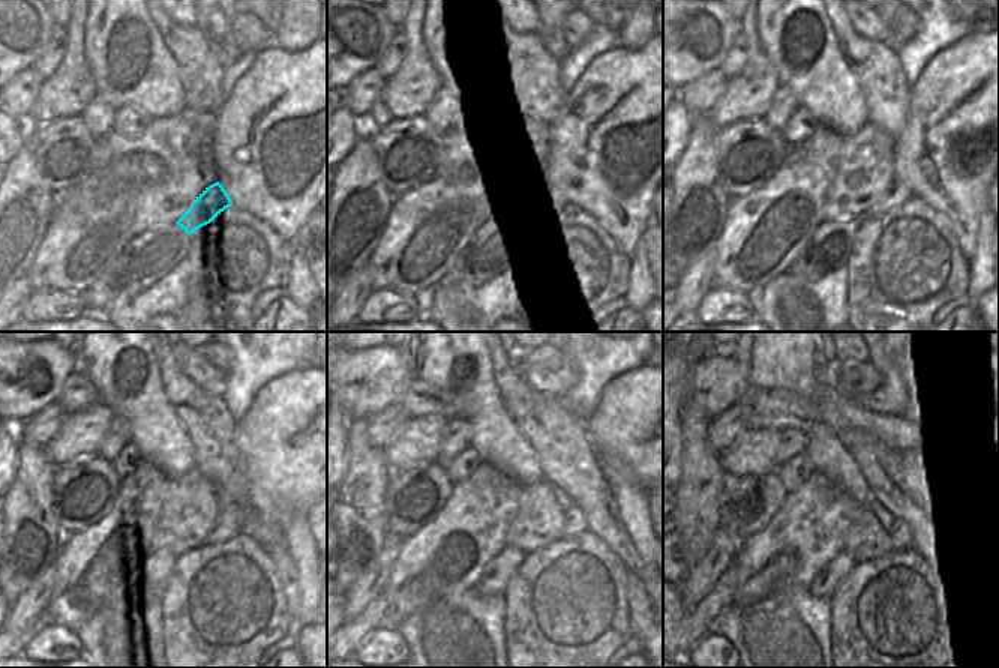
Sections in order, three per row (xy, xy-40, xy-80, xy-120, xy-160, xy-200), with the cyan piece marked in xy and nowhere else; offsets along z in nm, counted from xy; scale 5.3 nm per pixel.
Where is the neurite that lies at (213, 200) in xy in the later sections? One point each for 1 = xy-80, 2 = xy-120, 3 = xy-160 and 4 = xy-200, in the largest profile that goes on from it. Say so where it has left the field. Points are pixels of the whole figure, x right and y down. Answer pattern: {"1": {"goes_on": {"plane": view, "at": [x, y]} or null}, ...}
{"1": {"goes_on": {"plane": "xy-80", "at": [897, 192]}}, "2": {"goes_on": {"plane": "xy-120", "at": [231, 518]}}, "3": {"goes_on": {"plane": "xy-160", "at": [575, 523]}}, "4": {"goes_on": {"plane": "xy-200", "at": [902, 533]}}}

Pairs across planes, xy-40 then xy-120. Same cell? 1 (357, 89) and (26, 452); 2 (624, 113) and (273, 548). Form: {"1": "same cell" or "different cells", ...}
{"1": "different cells", "2": "same cell"}

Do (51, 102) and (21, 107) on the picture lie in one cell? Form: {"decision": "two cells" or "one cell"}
{"decision": "two cells"}

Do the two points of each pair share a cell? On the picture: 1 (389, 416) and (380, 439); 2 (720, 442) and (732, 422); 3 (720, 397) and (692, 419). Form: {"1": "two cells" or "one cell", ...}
{"1": "one cell", "2": "one cell", "3": "two cells"}

